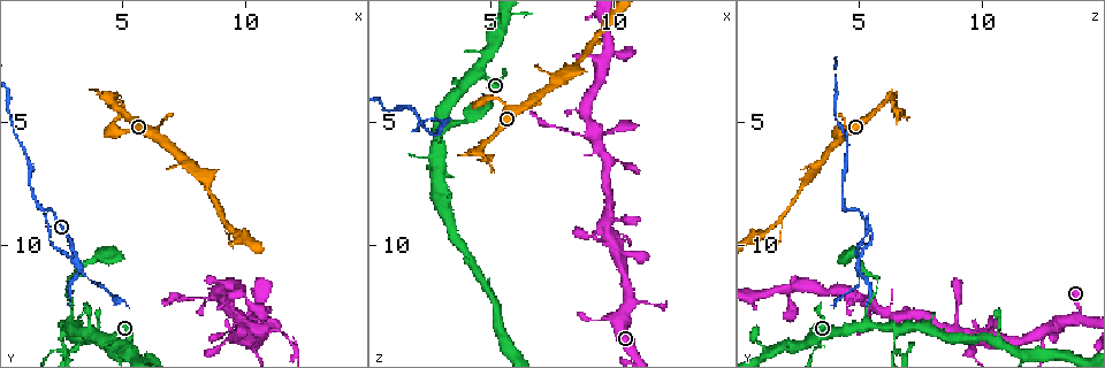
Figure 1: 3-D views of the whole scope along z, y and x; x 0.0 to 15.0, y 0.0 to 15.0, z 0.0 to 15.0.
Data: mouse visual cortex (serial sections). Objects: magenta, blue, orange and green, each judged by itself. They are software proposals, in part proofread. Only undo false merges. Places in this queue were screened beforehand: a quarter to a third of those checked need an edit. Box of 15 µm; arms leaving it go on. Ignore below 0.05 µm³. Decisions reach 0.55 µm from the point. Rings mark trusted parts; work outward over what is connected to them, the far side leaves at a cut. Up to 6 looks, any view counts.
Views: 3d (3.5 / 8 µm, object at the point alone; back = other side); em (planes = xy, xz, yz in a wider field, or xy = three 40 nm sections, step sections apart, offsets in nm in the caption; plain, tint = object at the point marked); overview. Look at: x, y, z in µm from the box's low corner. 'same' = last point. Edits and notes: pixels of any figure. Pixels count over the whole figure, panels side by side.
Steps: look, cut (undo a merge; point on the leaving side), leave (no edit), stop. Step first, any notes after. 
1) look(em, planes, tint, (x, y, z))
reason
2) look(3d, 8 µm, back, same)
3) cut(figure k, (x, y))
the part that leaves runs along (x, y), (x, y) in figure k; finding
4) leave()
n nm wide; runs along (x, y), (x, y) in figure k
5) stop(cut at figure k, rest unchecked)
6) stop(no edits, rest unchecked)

look(em, xy, step 5, tint, (4.6, 4.1, 6.1))
abrupt turn

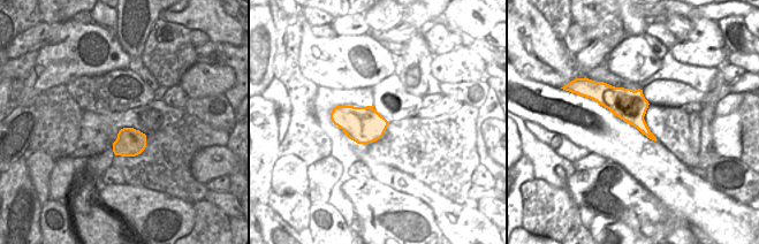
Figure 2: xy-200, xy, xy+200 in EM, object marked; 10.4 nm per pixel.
look(3d, 3.5 µm, back, same)
see where the arms go

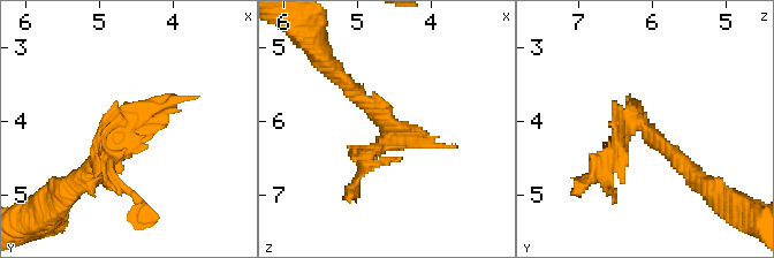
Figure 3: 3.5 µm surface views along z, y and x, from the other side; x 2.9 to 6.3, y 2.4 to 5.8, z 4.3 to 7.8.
cut(figure 3, (370, 154))
two cells meet here

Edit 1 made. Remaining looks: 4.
look(overview)

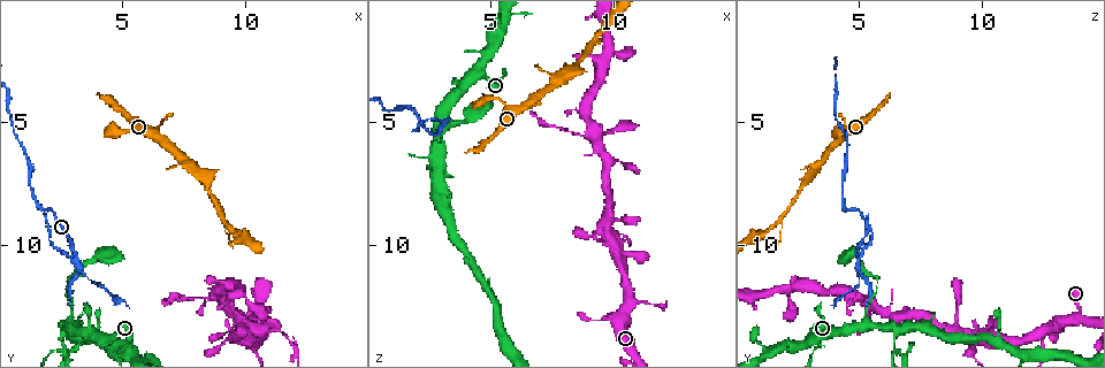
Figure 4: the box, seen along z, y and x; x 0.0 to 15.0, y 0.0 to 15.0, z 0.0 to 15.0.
look(3d, 8 µm, back, (2.5, 14.2, 6.4))
narrows sharply

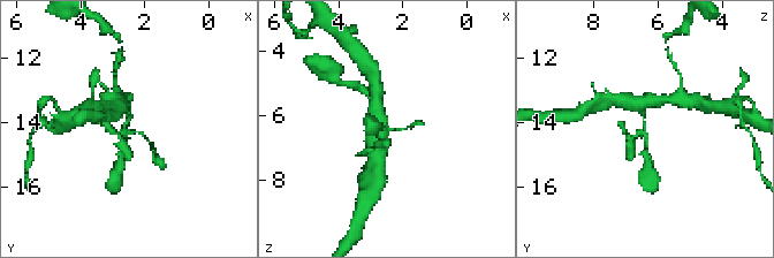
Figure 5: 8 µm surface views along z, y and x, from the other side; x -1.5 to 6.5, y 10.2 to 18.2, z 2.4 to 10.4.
look(3d, 3.5 µm, (2.7, 14.1, 6.5))
zoom in

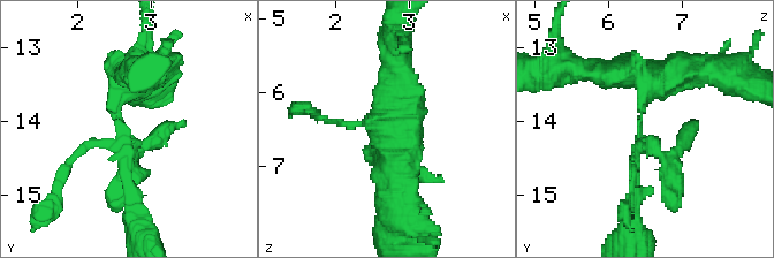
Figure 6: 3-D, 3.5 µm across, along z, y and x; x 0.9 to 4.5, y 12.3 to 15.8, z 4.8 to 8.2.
look(em, xy, step 1, tint, (2.65, 14.20, 6.45))
shape alone is not enough

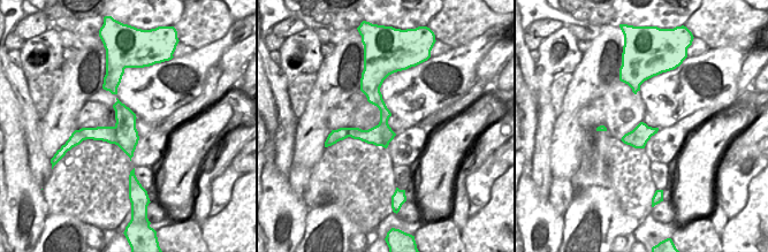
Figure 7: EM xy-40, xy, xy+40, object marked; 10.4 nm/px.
leave()
240 nm wide; runs along (379, 75), (384, 123), (339, 137) in figure 7; all the same cell

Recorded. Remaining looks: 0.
stop(cut at figure 3, rest unchecked)

